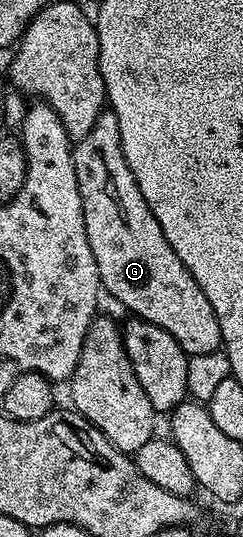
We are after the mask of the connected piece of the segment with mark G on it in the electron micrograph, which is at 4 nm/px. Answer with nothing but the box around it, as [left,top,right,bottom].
[73,108,222,355]

